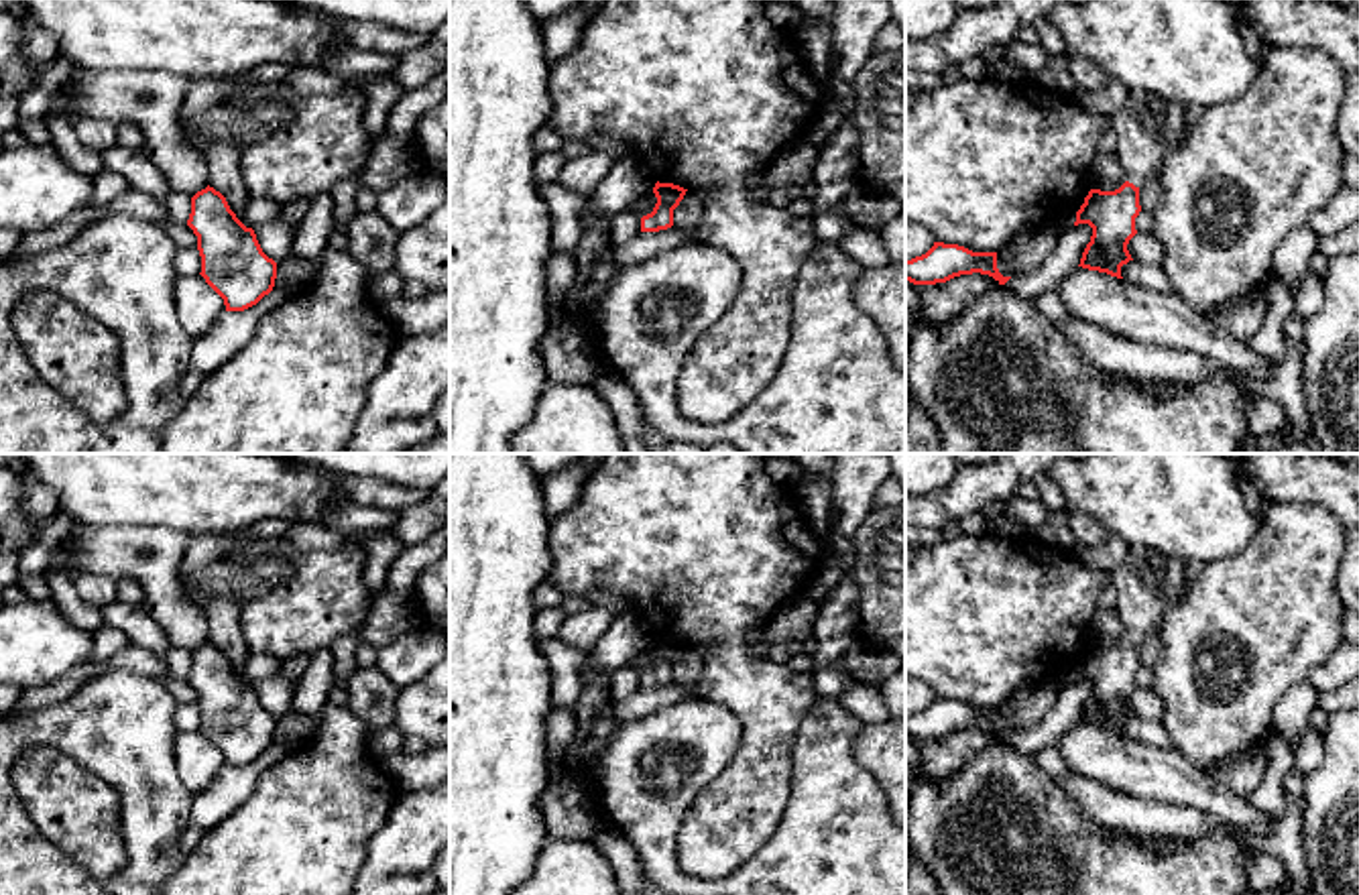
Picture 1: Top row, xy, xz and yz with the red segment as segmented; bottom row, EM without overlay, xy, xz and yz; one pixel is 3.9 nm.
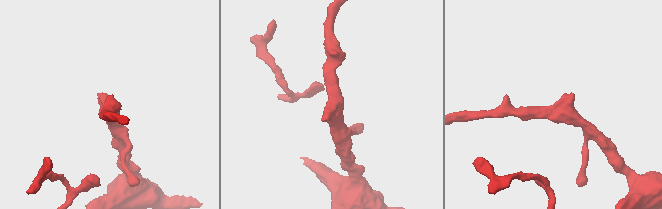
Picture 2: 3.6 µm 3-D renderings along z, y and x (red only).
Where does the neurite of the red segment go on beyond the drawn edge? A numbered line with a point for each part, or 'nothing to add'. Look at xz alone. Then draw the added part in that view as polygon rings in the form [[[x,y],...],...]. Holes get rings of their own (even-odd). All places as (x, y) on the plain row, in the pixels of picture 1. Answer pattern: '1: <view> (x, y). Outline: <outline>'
nothing to add

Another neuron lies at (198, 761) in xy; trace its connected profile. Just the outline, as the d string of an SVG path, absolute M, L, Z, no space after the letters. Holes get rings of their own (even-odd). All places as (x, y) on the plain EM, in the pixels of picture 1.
M201 730L177 732L175 759L177 775L193 795L203 791L226 767L224 755Z

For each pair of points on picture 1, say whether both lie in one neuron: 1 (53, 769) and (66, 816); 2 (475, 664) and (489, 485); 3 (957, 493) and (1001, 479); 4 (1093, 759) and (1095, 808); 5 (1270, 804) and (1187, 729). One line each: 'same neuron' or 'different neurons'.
1: same neuron
2: same neuron
3: same neuron
4: different neurons
5: different neurons

